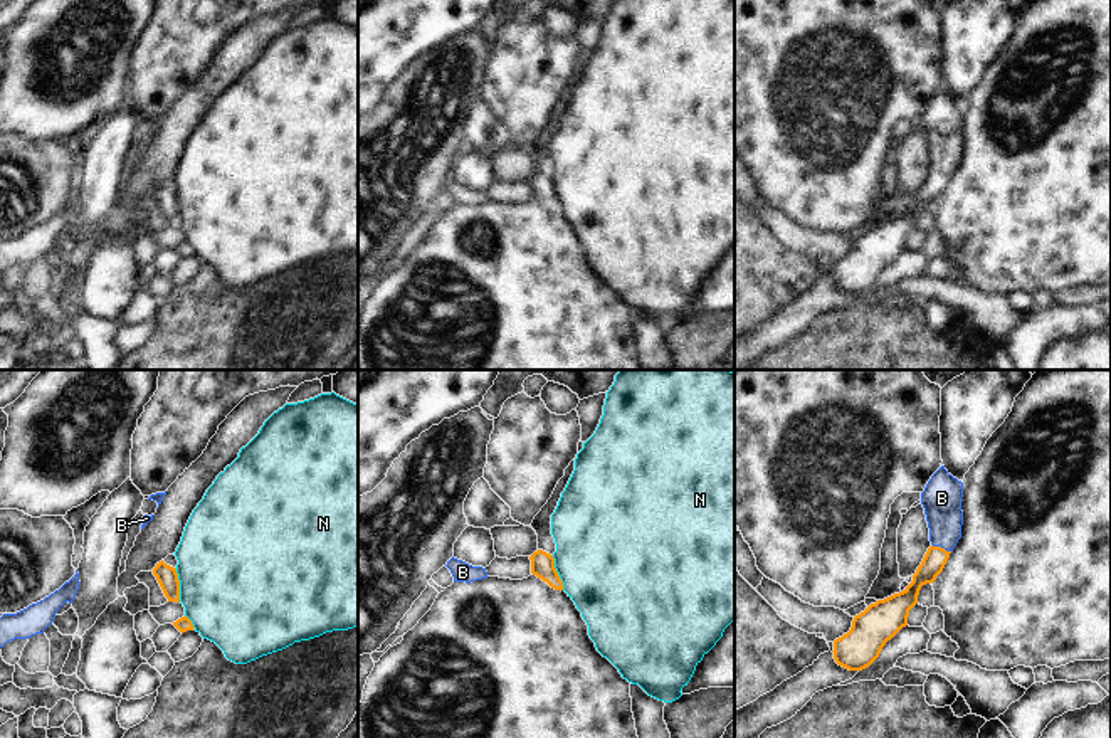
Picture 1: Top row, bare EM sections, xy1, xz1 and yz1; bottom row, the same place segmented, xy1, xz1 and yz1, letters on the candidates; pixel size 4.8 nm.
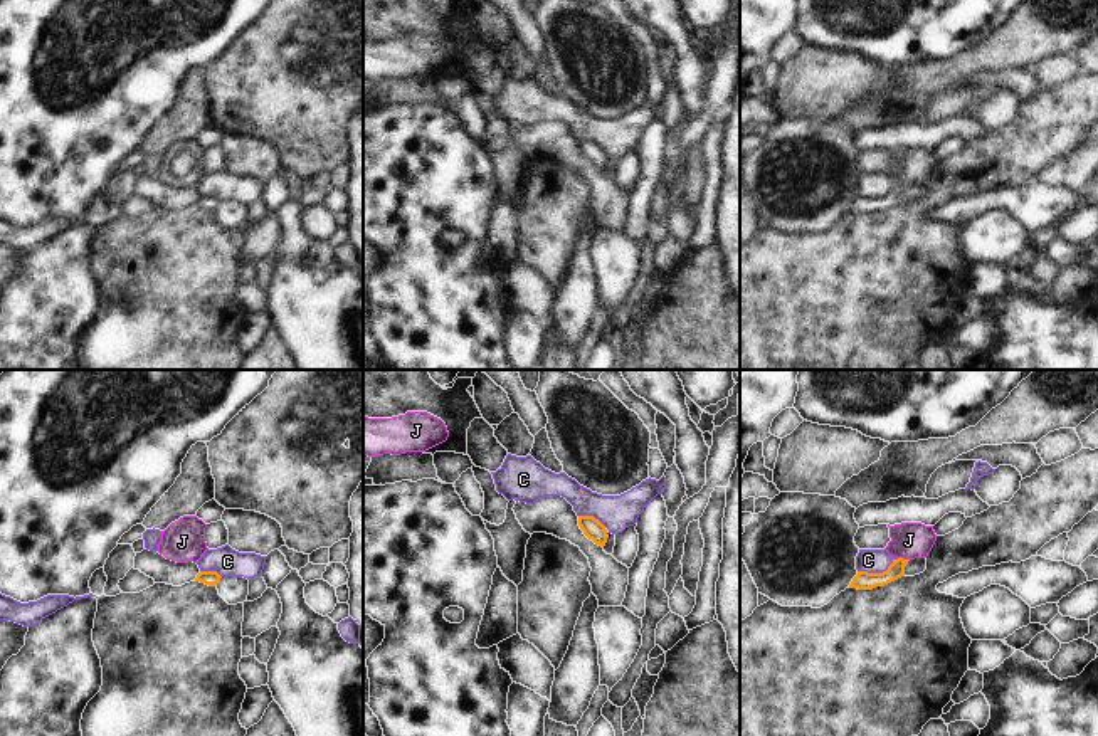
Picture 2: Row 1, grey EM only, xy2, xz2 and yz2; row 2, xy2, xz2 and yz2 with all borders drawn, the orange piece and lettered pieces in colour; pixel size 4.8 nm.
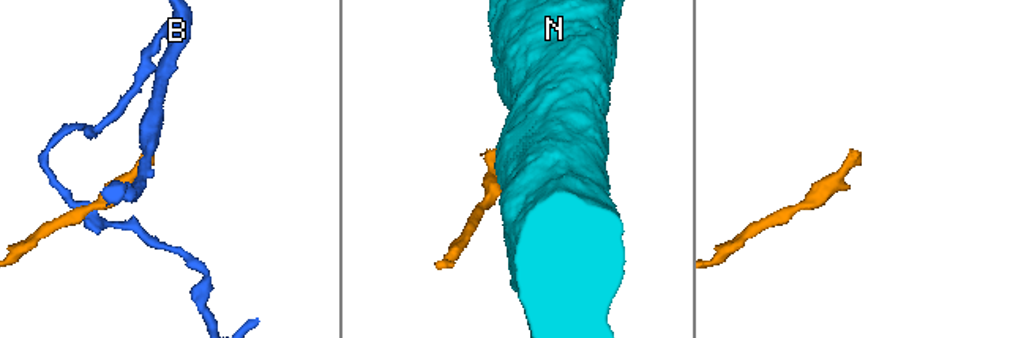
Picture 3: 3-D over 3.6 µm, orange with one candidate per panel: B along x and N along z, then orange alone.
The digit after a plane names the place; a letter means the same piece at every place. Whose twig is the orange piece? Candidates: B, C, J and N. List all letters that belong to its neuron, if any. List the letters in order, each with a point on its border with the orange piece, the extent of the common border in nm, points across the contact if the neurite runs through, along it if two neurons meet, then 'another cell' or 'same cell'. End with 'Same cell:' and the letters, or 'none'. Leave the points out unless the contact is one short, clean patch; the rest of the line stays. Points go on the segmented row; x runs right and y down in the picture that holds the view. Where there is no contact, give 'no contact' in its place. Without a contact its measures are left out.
B: contact yz1 (942, 548); length 100 nm; way yz1 (937, 557), (942, 548), (942, 498); same cell
C: contact yz2 (876, 573); length 190 nm; border yz2 (893, 560), (881, 572), (858, 572); another cell
J: contact yz2 (900, 558); length 80 nm; border yz2 (908, 558), (893, 560); another cell
N: contact xz1 (557, 572); length 180 nm; another cell
Same cell: B

